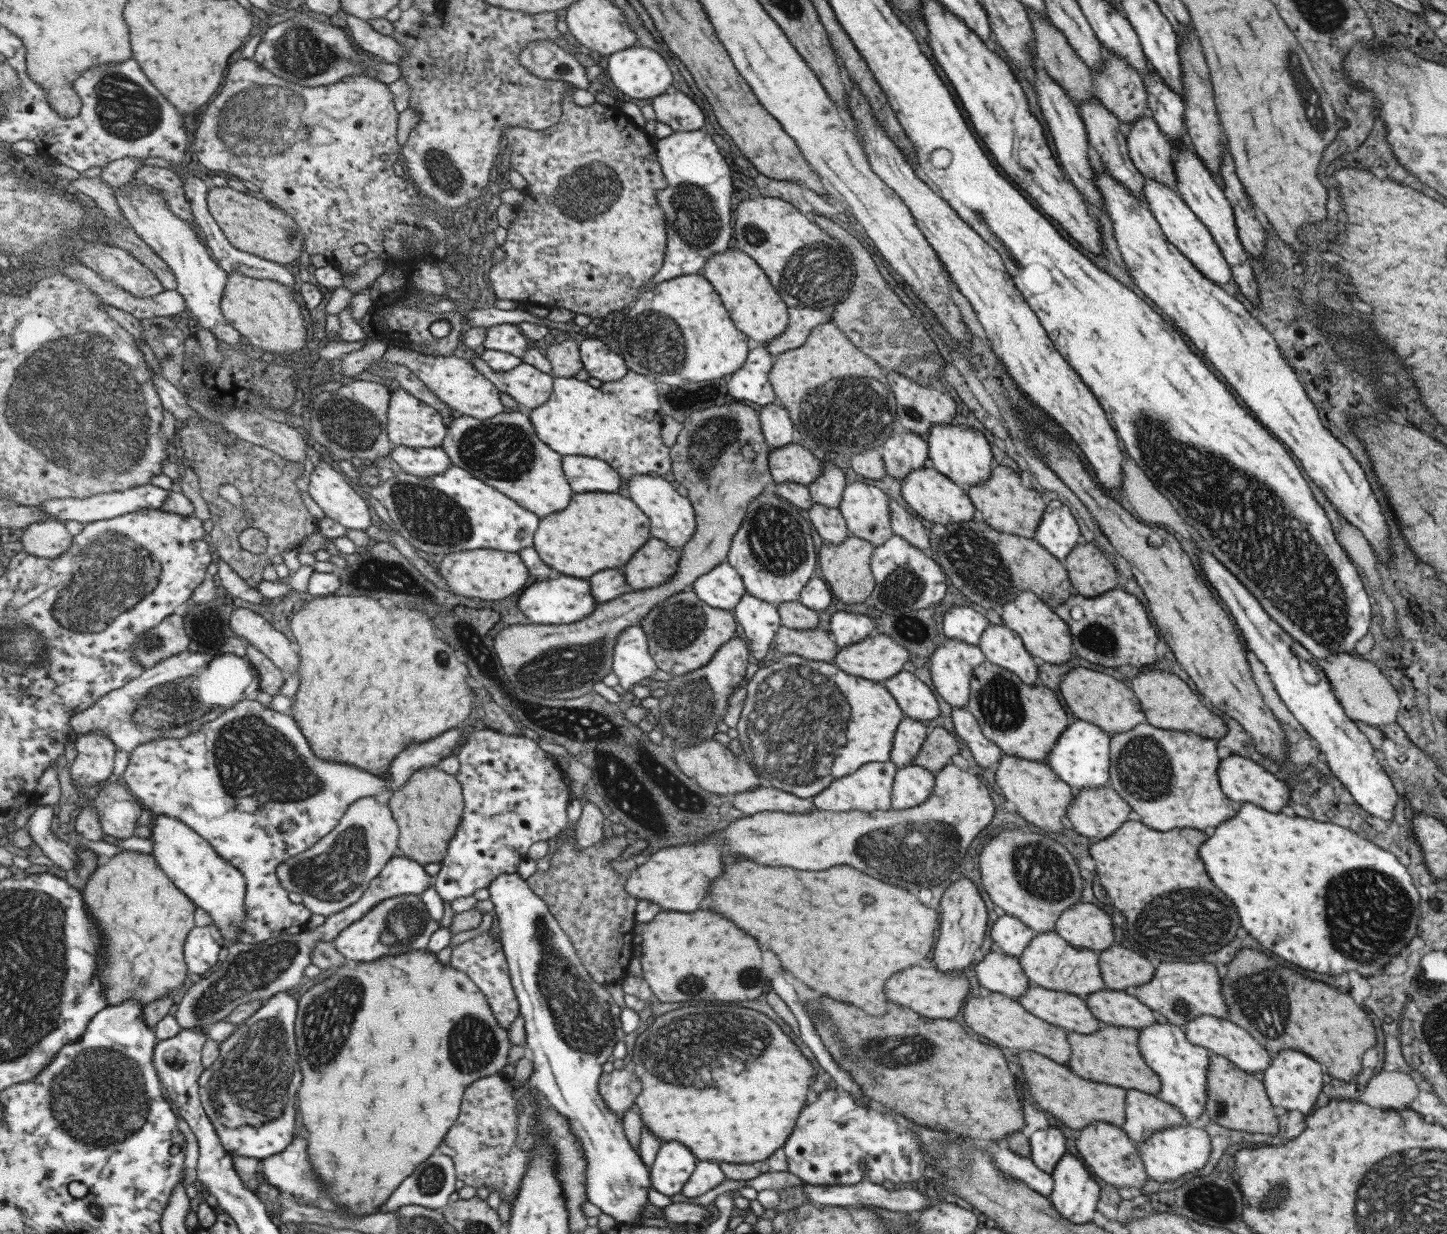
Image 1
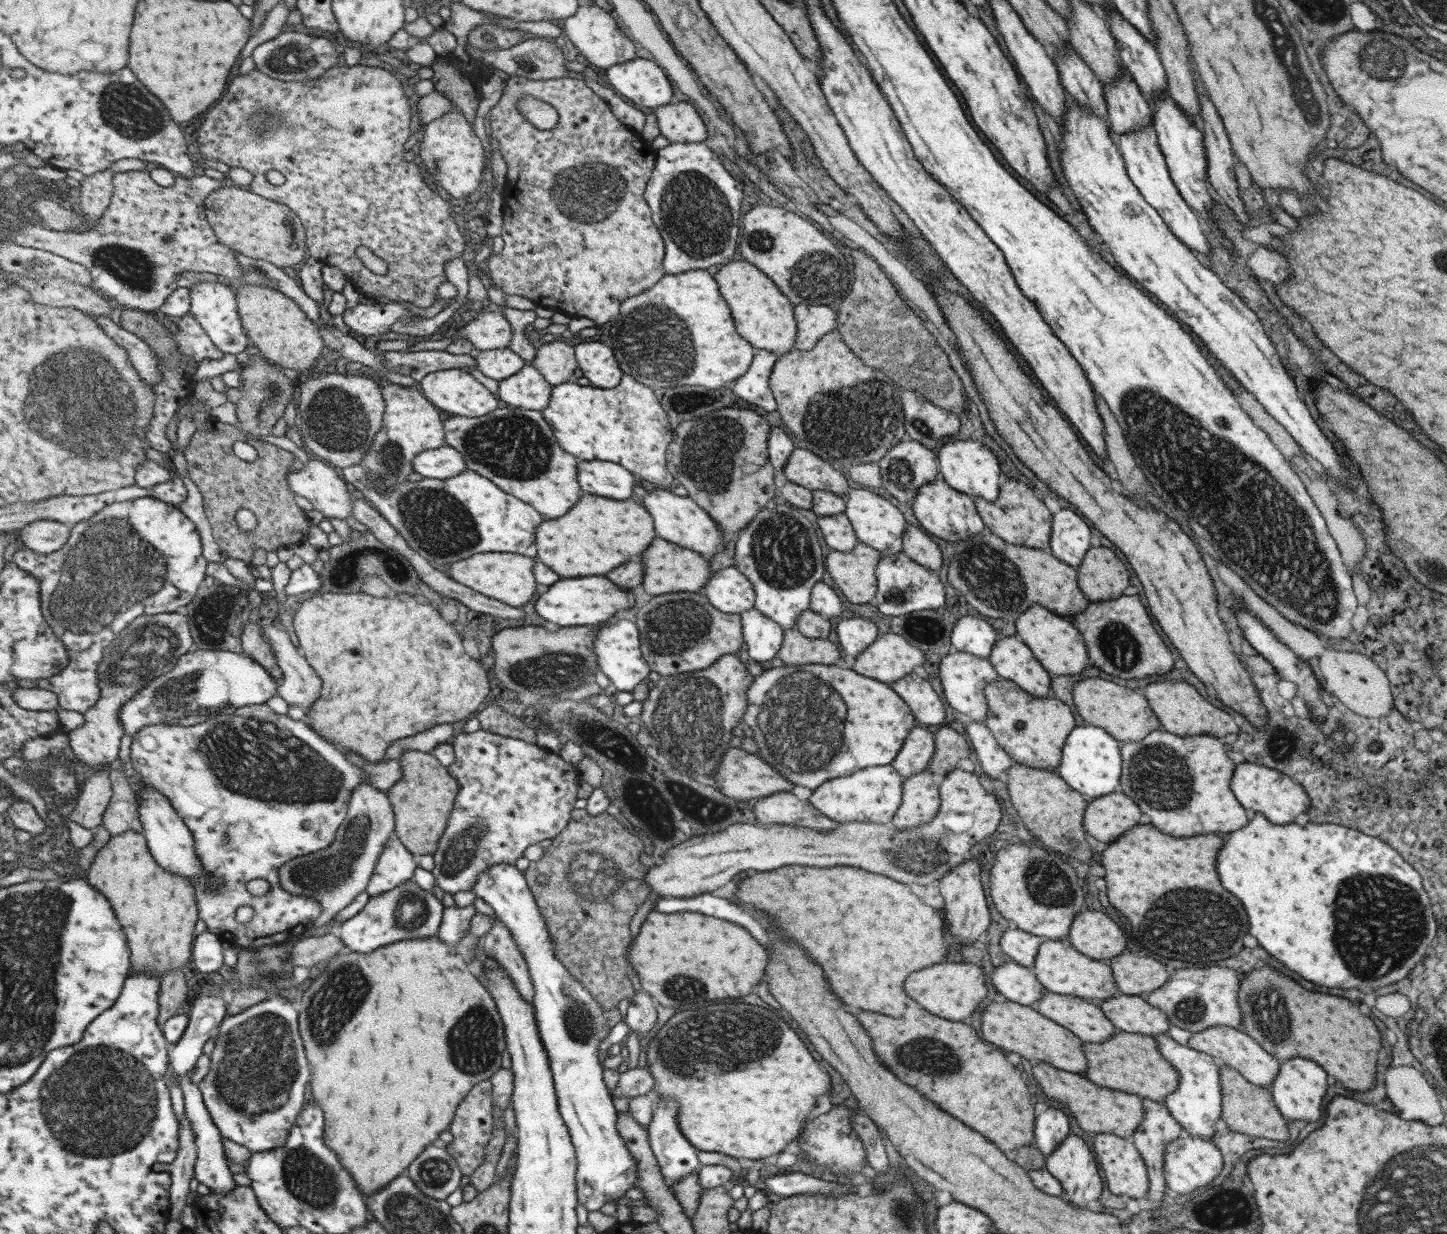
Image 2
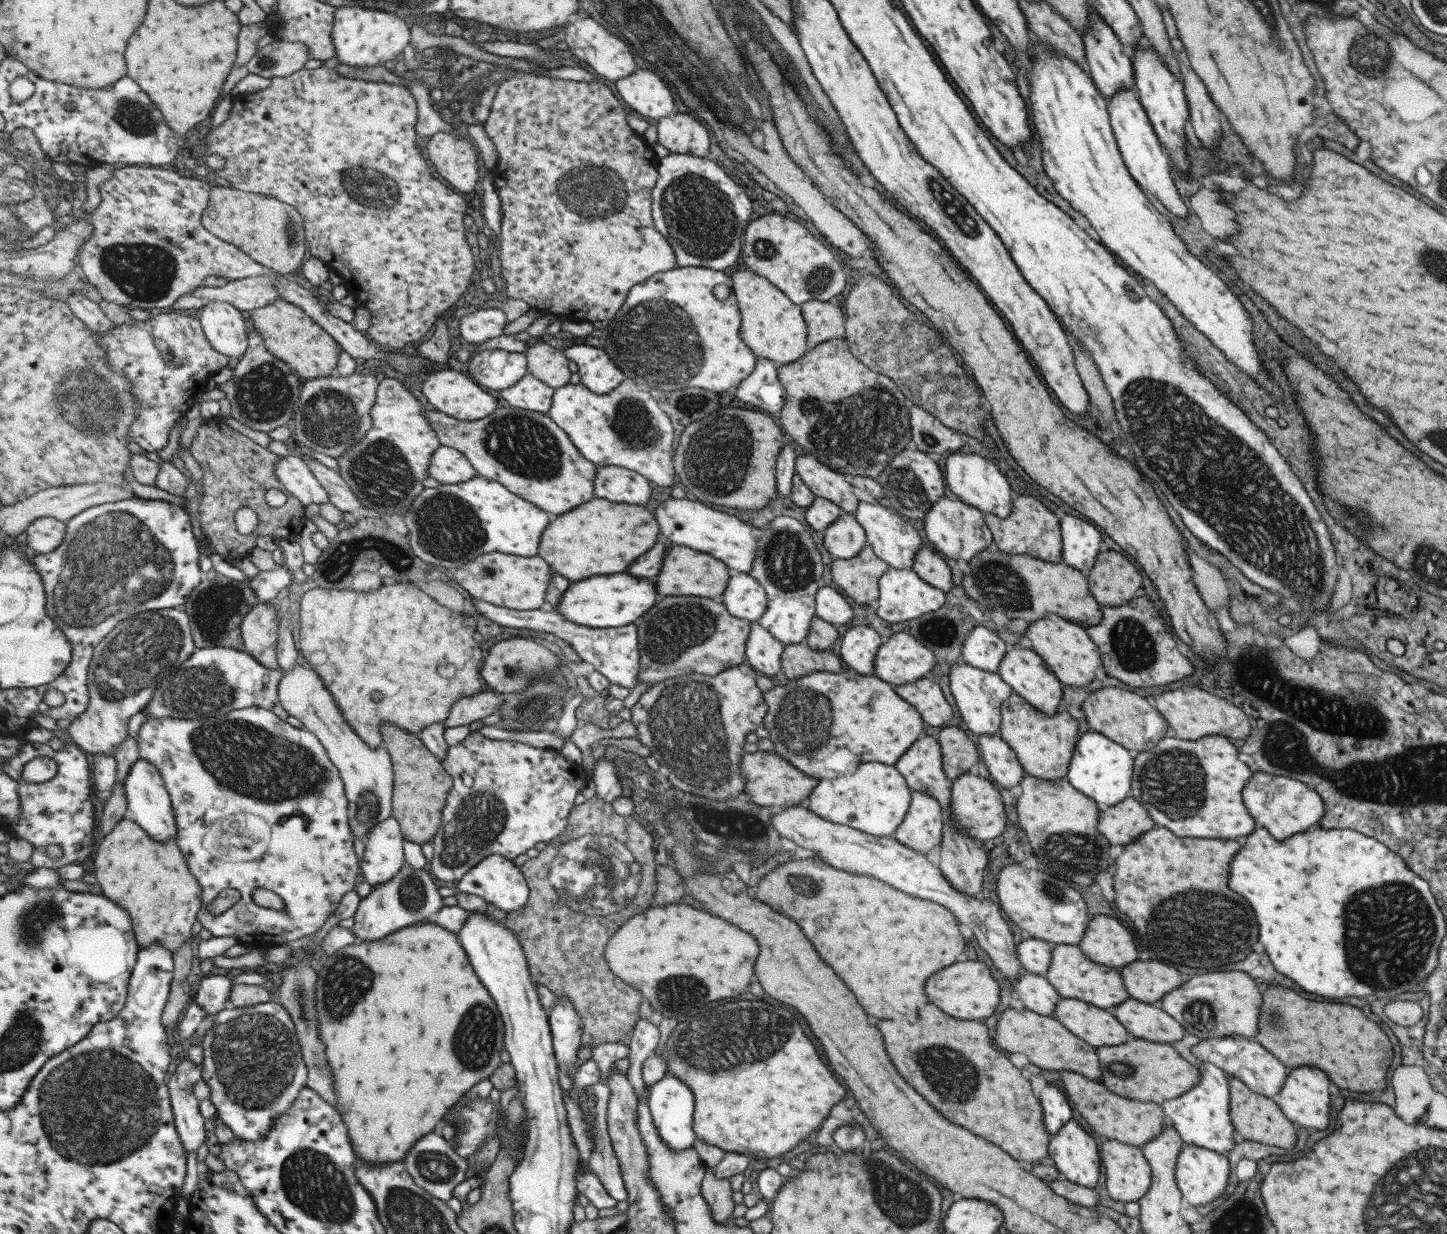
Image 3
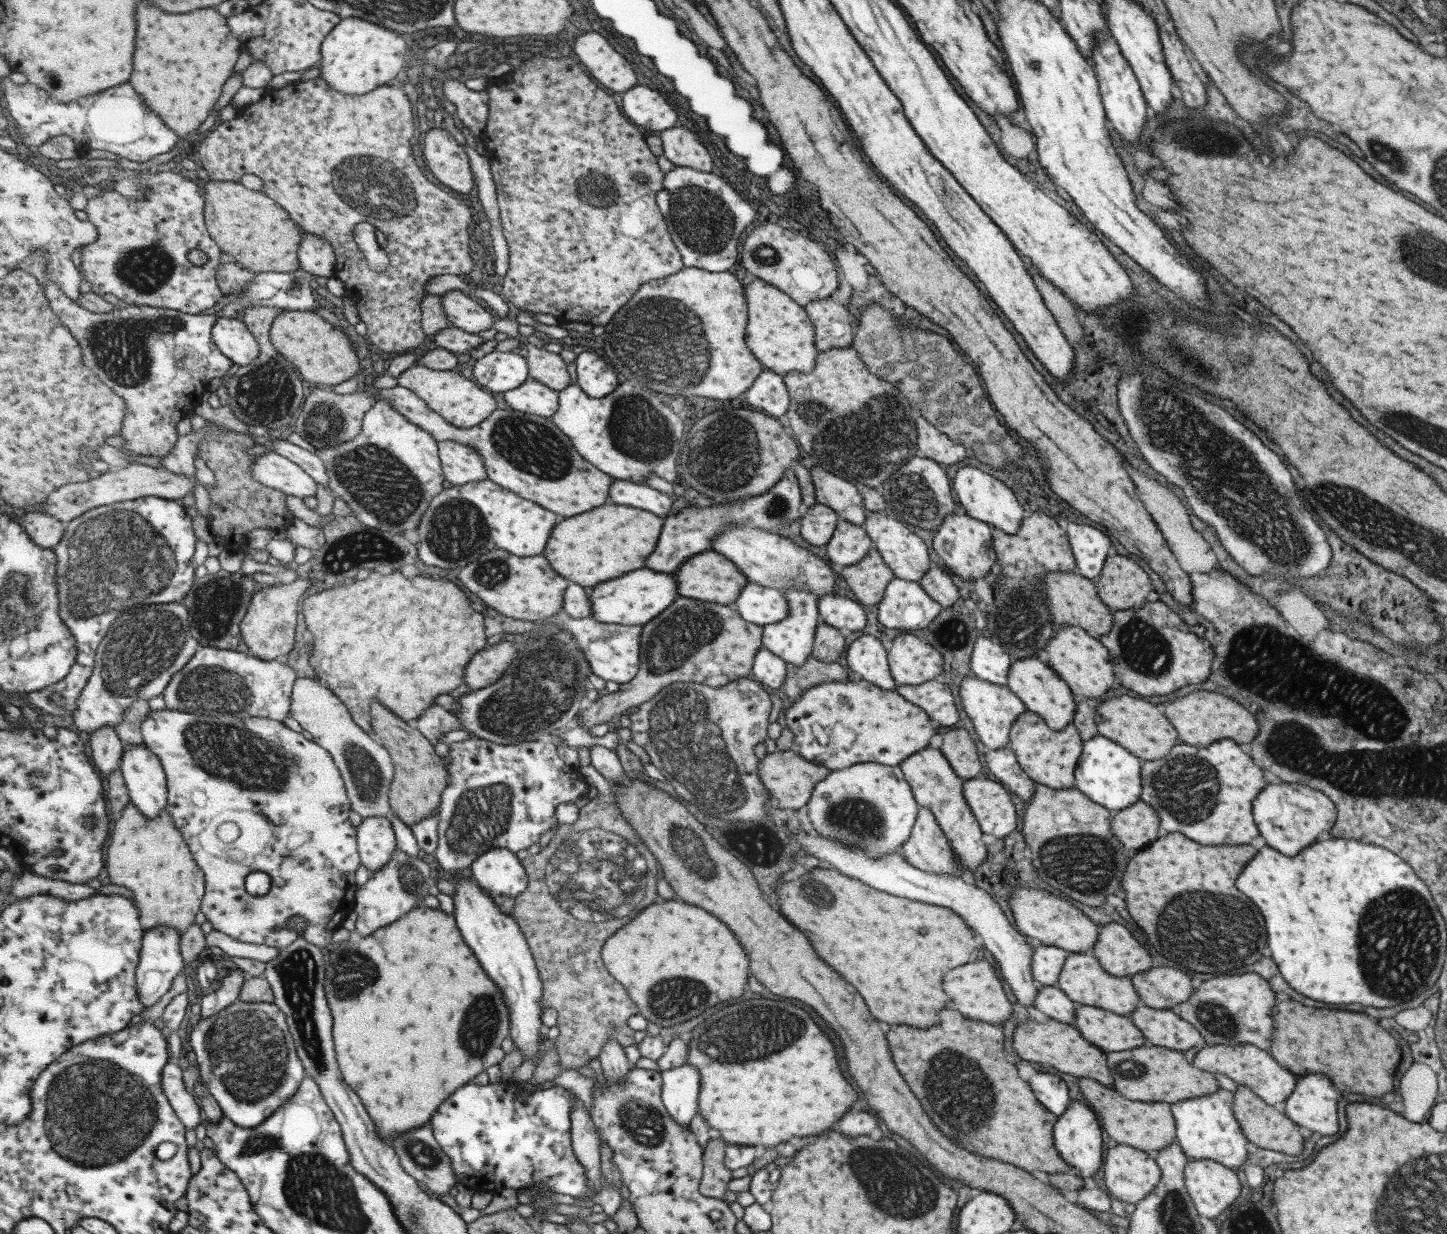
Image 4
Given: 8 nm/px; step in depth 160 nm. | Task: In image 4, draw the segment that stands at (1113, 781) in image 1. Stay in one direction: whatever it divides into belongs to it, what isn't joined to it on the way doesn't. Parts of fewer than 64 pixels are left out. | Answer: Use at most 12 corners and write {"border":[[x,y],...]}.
{"border":[[1234,740],[1142,761],[1139,801],[1203,846],[1249,844],[1267,782]]}

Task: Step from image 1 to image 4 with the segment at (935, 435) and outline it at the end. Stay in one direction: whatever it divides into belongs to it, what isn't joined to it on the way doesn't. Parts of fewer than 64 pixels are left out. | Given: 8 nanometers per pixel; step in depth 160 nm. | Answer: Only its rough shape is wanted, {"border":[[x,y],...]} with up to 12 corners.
{"border":[[959,466],[965,515],[1015,535],[1025,512],[1001,481]]}

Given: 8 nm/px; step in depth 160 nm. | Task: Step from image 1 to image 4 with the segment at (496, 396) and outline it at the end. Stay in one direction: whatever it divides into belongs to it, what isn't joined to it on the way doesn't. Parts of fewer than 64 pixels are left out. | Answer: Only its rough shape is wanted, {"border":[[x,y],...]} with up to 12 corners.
{"border":[[415,365],[398,385],[457,428],[474,428],[497,400],[470,373]]}

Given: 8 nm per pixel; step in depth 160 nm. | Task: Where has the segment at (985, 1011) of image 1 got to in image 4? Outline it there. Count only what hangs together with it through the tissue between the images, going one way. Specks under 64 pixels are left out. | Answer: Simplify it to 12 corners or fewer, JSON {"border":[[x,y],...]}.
{"border":[[1026,1020],[1017,1060],[1111,1086],[1105,1051],[1072,1025]]}

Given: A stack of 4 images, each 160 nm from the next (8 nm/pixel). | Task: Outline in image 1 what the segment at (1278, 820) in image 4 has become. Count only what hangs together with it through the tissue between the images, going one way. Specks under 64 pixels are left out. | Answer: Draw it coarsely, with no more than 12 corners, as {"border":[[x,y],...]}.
{"border":[[1235,754],[1216,775],[1229,801],[1273,813],[1290,788],[1259,763]]}

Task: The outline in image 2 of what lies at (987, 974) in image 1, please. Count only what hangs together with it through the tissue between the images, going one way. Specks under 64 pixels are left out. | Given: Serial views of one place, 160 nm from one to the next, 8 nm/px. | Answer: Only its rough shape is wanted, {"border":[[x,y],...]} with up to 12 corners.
{"border":[[1006,958],[991,984],[1007,1001],[1034,1008],[1045,992],[1031,968]]}

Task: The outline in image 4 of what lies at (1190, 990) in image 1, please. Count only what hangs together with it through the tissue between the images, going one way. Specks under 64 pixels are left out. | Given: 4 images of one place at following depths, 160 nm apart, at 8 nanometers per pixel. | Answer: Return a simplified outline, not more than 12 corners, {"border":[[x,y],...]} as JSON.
{"border":[[1257,974],[1205,980],[1172,1012],[1207,1045],[1268,1050],[1275,994]]}

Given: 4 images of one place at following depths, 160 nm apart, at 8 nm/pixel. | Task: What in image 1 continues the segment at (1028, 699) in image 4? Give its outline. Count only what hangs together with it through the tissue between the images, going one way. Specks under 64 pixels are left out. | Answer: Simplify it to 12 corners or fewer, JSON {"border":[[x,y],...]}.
{"border":[[988,623],[984,660],[1038,683],[1038,661],[1003,624]]}

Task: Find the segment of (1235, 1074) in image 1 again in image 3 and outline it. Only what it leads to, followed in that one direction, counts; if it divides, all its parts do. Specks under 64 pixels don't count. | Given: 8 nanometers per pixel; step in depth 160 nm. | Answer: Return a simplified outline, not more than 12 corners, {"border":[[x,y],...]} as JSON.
{"border":[[1227,1076],[1229,1118],[1245,1140],[1289,1150],[1295,1126],[1267,1096]]}

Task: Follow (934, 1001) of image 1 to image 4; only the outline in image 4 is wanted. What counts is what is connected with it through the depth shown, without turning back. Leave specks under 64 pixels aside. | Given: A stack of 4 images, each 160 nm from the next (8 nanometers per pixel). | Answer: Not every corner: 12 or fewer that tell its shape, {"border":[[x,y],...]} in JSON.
{"border":[[989,962],[943,978],[951,1004],[969,1020],[1003,1023],[1012,1013]]}

